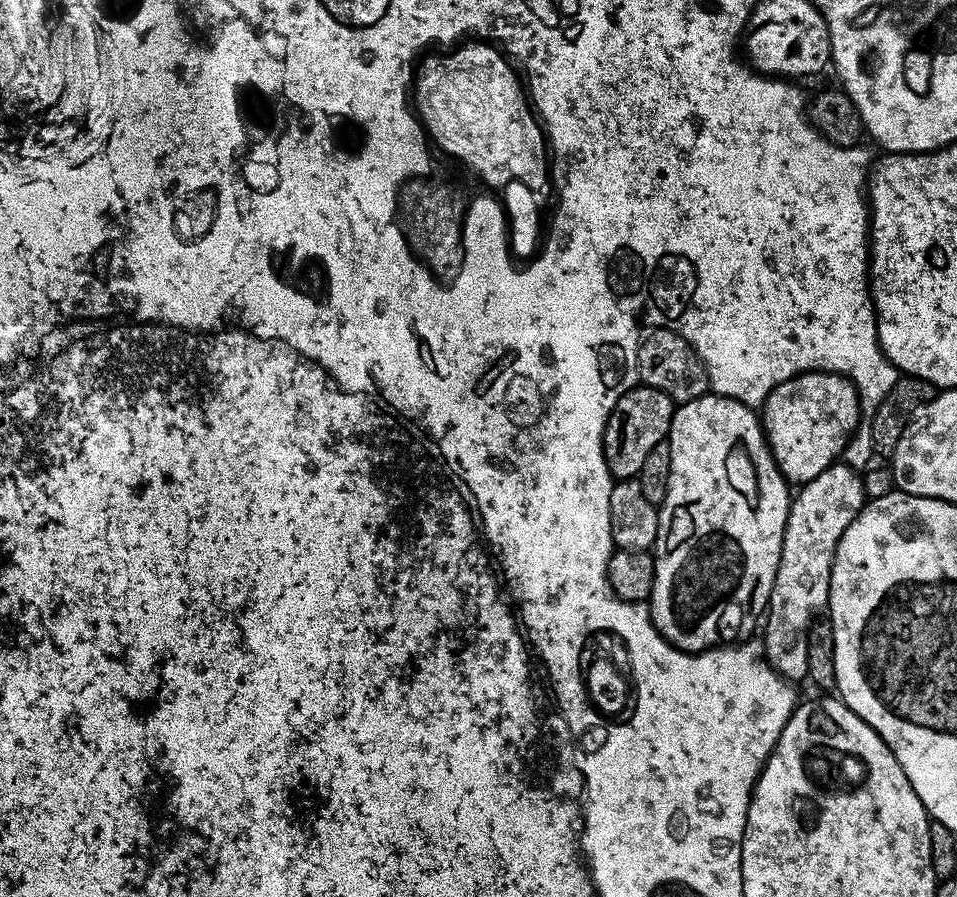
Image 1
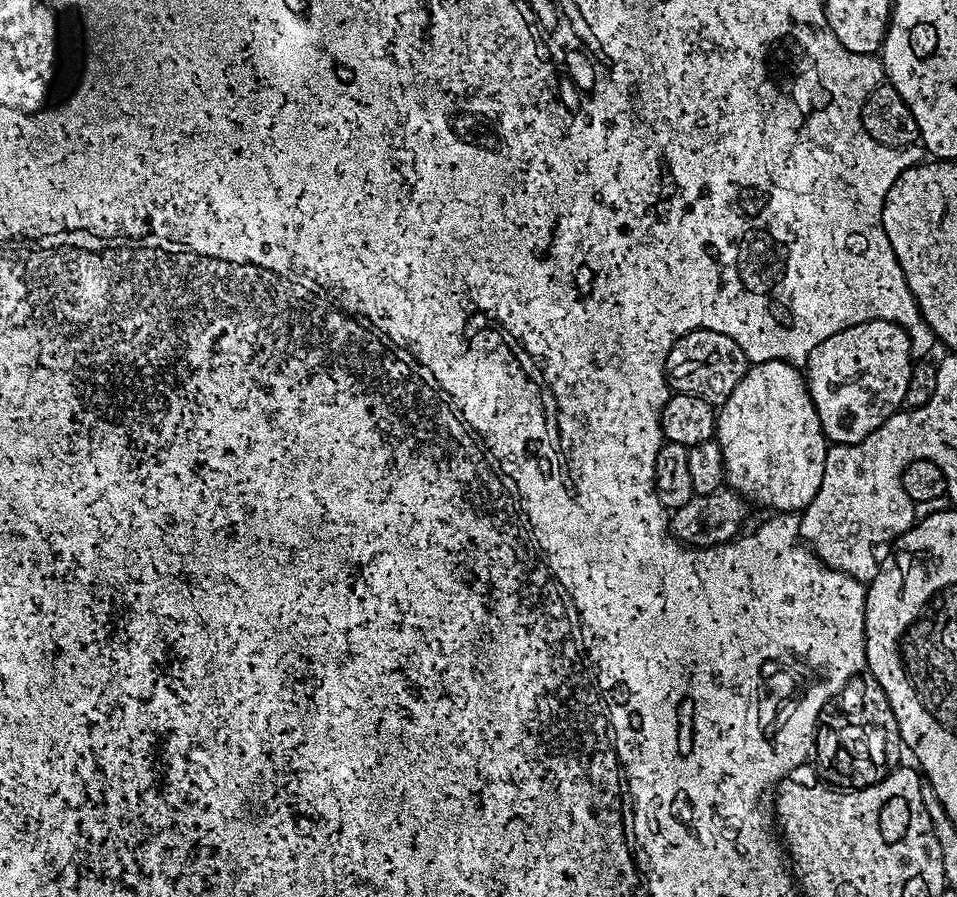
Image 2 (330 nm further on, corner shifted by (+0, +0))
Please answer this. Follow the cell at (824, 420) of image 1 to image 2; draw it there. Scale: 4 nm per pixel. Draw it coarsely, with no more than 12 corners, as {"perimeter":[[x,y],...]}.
{"perimeter":[[862,322],[806,365],[824,437],[860,444],[906,398],[908,335]]}

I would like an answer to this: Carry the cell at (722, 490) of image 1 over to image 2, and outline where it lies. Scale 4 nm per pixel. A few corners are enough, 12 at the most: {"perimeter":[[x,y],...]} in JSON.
{"perimeter":[[752,364],[719,405],[727,487],[808,507],[830,442],[805,373]]}

